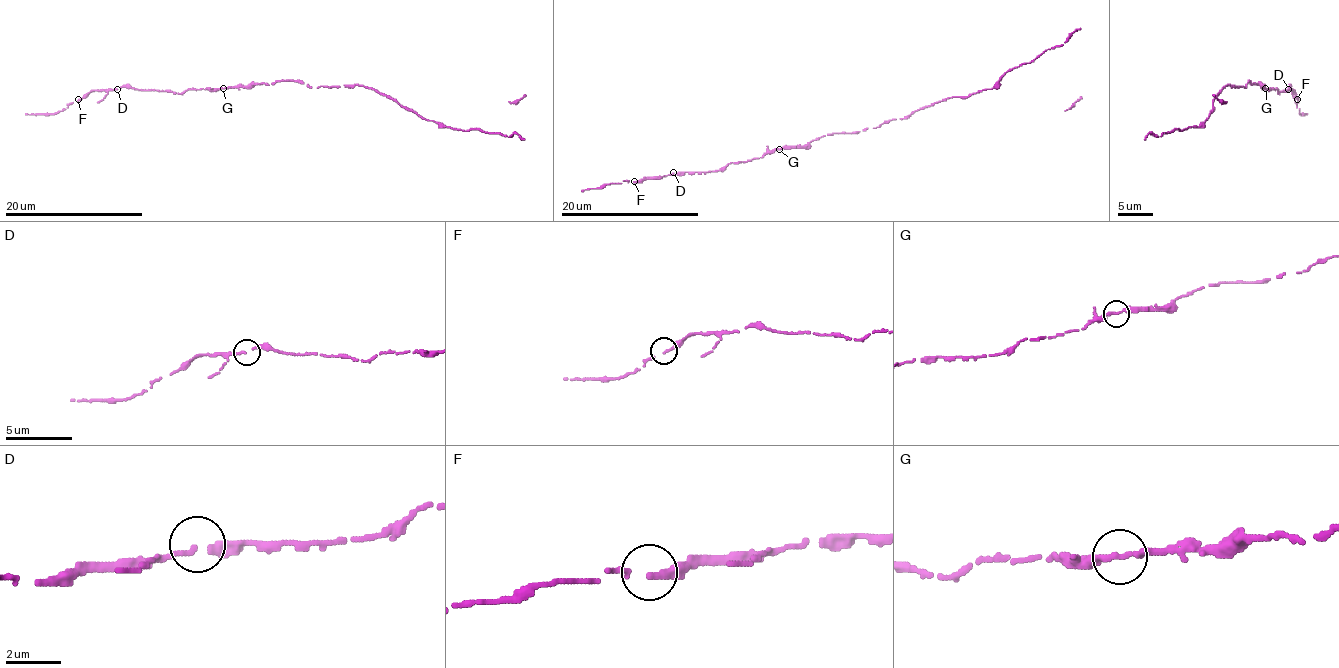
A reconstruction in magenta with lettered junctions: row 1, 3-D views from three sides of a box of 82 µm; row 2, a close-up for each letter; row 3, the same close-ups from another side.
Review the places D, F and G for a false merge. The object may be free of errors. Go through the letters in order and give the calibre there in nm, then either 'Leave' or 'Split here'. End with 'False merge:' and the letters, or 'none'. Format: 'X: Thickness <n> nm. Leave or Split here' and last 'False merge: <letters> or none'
D: Thickness 200 nm. Leave
F: Thickness 200 nm. Leave
G: Thickness 240 nm. Split here
False merge: G

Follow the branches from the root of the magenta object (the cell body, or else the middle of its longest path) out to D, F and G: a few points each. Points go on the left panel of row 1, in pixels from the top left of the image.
D: (296, 80), (225, 89), (187, 89), (180, 94), (130, 87), (117, 89)
F: (296, 80), (225, 89), (187, 89), (180, 94), (121, 87), (90, 90), (78, 99)
G: (296, 80), (223, 89)

